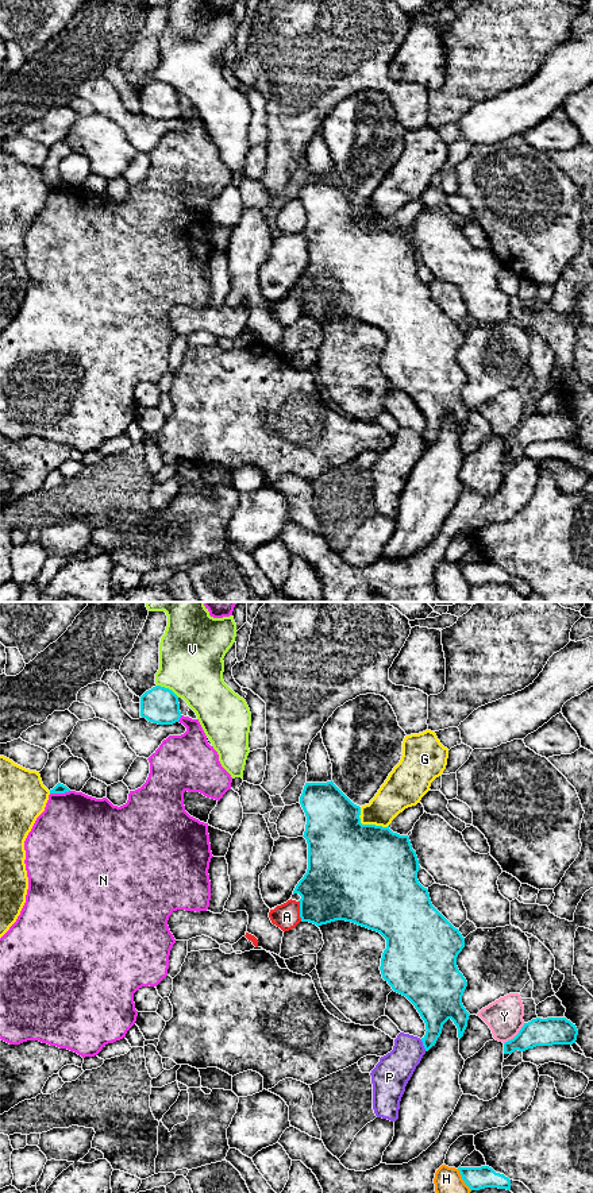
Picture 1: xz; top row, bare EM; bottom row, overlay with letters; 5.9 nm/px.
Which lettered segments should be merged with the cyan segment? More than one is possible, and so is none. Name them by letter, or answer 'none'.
none

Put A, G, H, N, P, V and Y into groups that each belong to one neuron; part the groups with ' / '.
A / G / H / N / P / V / Y

